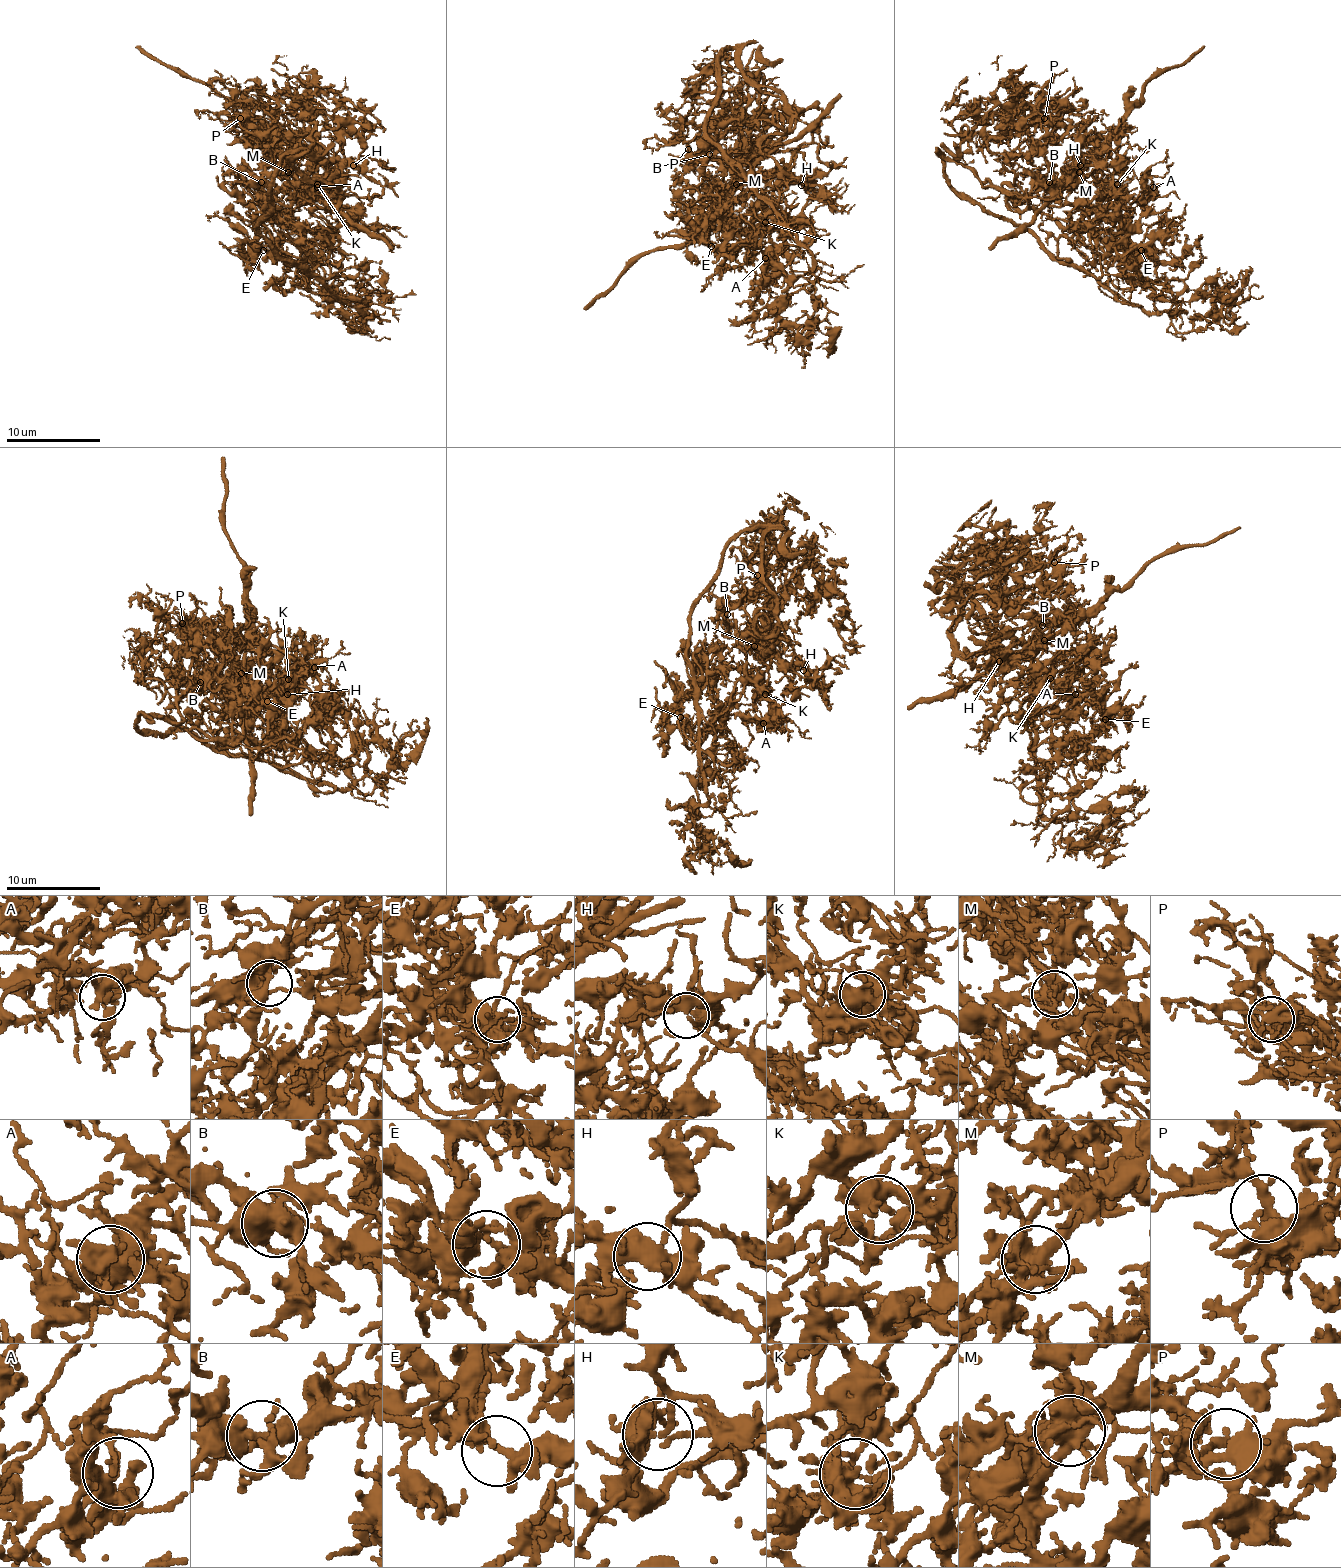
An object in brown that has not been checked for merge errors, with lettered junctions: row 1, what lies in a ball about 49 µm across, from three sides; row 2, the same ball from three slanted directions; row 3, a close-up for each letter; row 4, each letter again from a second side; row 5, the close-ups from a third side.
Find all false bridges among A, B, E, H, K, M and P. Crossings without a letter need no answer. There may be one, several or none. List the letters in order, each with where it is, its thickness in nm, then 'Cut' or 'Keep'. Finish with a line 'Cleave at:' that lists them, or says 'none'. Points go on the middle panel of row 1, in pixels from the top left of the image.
A: Place: (765, 258). Thickness 360 nm. Keep
B: Place: (709, 154). Thickness 320 nm. Keep
E: Place: (711, 246). Thickness 320 nm. Keep
H: Place: (801, 185). Thickness 360 nm. Keep
K: Place: (765, 222). Thickness 440 nm. Keep
M: Place: (736, 184). Thickness 550 nm. Cut
P: Place: (688, 149). Thickness 360 nm. Keep
Cleave at: M

